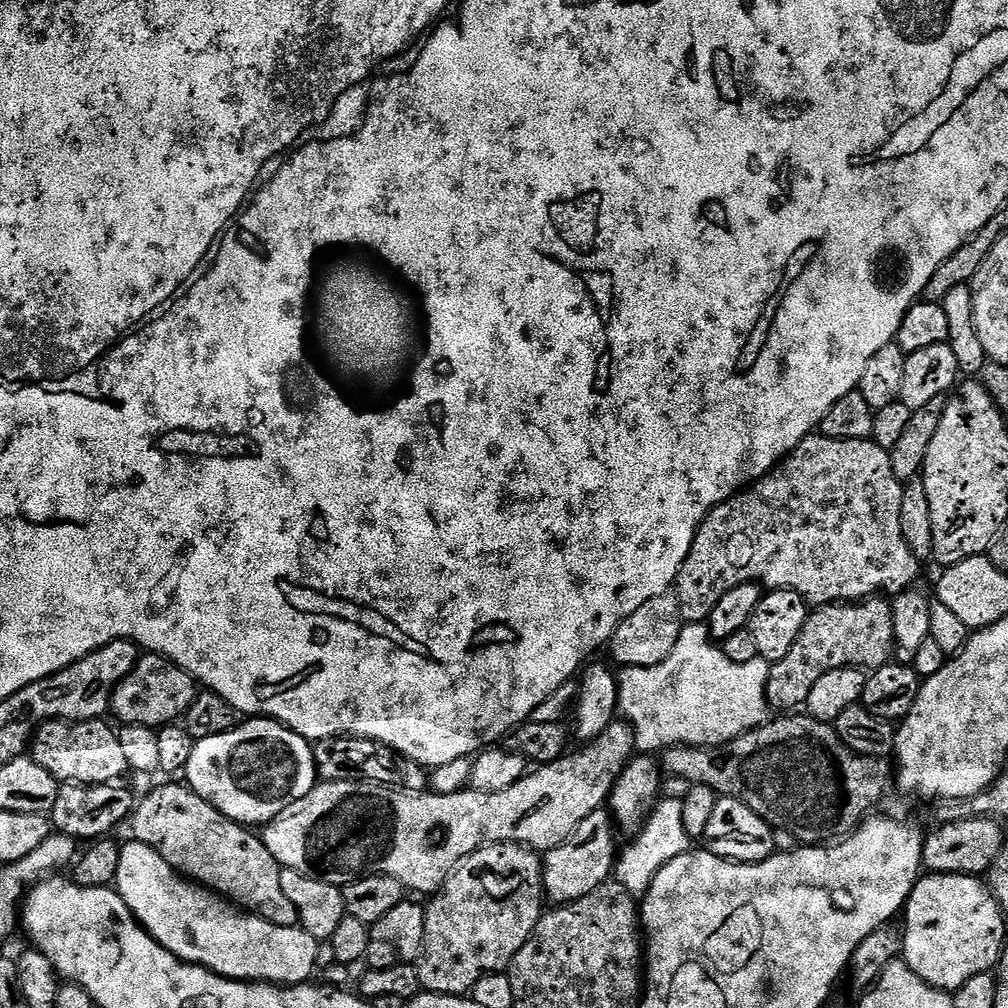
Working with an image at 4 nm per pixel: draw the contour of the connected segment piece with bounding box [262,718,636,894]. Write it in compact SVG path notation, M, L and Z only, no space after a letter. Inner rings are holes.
M616 718L610 726L606 726L606 730L602 730L602 734L580 746L577 752L569 751L559 760L539 765L529 771L523 780L510 786L510 790L501 790L498 794L465 790L438 796L373 786L355 780L326 780L317 783L306 798L293 804L289 811L267 825L262 839L266 850L274 854L281 868L298 870L298 874L318 878L318 882L344 886L364 876L379 874L398 878L409 893L435 894L462 860L488 844L523 844L537 854L565 844L574 830L590 818L590 814L601 811L609 803L618 778L635 752L636 739L631 724Z

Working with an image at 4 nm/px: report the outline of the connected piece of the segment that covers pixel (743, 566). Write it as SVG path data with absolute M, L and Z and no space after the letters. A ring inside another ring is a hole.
M813 434L803 440L795 450L785 456L771 472L756 481L747 490L741 490L731 496L724 504L712 509L712 513L700 523L694 542L690 546L690 554L686 562L682 562L682 570L678 574L674 591L680 603L680 613L684 621L699 624L707 621L710 610L718 606L722 599L734 586L739 584L758 584L768 590L781 588L797 592L809 605L842 604L845 602L859 602L869 598L876 598L883 594L888 598L895 598L900 592L909 591L912 584L920 576L921 561L910 554L910 546L906 546L906 538L902 538L902 494L904 484L894 474L891 451L878 446L871 440L843 440L842 438L826 438Z

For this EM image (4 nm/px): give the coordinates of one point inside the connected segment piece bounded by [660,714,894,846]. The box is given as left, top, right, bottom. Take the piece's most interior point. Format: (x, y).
(795, 773)

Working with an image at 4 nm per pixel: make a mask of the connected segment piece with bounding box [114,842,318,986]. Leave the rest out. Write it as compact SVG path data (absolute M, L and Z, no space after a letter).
M135 842L125 843L120 850L120 857L118 858L118 874L116 875L116 882L114 885L120 897L126 902L126 906L130 906L130 910L134 914L134 918L140 925L159 944L166 950L170 950L170 954L177 956L179 960L183 960L185 964L200 964L203 968L208 968L214 974L225 976L228 980L247 980L257 984L278 984L287 986L290 984L303 984L313 979L312 972L317 971L316 959L318 958L318 942L310 934L306 934L306 930L299 926L294 928L287 928L286 926L274 926L270 922L266 922L262 918L253 916L239 908L235 904L228 903L222 896L216 895L214 892L209 892L207 888L200 887L199 884L183 877L180 873L174 871L170 865L160 855L153 850L150 846L145 844L138 844Z

